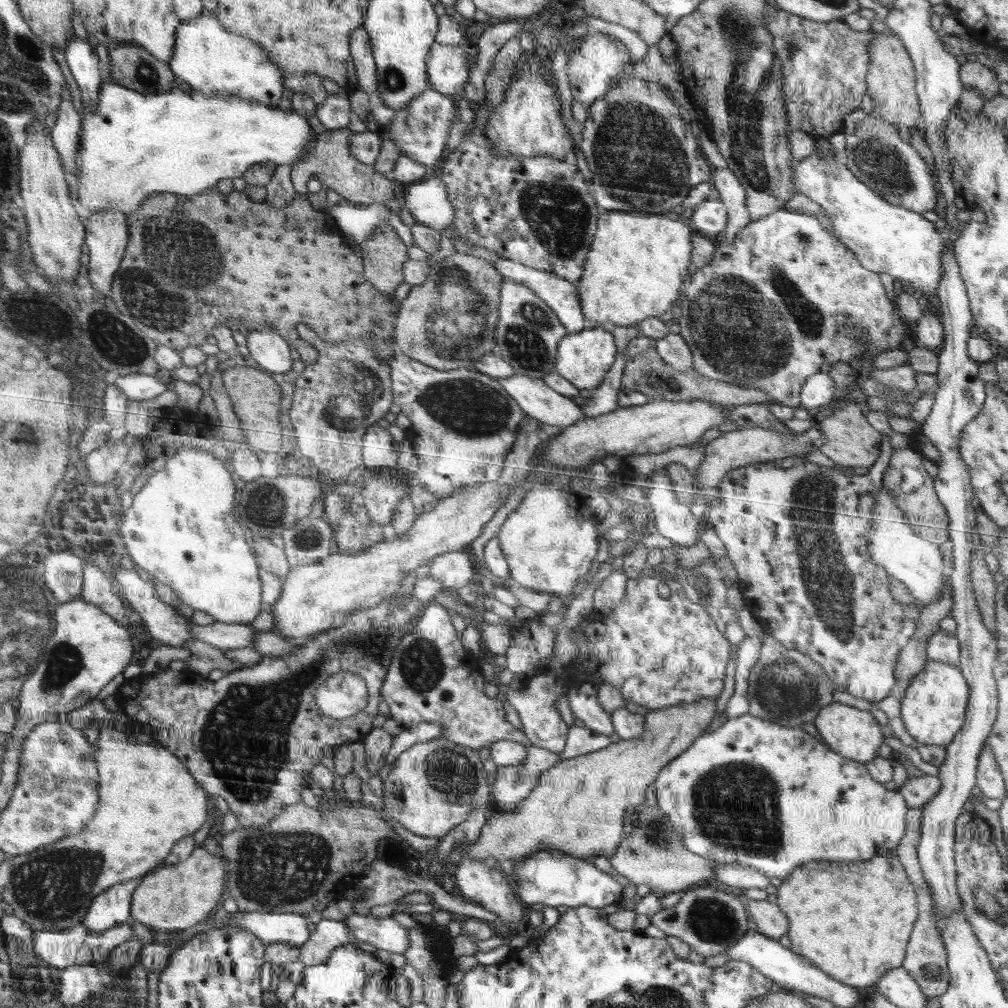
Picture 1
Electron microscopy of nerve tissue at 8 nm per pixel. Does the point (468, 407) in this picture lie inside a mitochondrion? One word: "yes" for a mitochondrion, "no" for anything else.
yes

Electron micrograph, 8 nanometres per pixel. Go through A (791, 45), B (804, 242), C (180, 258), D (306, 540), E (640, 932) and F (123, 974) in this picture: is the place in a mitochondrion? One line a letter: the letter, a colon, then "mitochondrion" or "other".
A: mitochondrion
B: mitochondrion
C: mitochondrion
D: mitochondrion
E: other
F: other

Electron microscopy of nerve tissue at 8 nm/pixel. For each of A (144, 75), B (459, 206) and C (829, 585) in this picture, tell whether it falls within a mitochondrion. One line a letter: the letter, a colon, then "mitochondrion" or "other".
A: mitochondrion
B: other
C: mitochondrion

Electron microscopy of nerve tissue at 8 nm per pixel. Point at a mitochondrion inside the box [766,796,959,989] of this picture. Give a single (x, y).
(932, 974)

